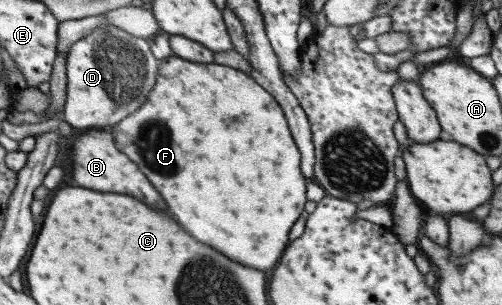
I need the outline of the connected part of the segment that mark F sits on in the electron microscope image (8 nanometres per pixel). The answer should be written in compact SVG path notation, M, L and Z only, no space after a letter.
M172 54L172 56L167 56L158 62L154 85L147 94L145 102L141 104L141 108L137 108L135 112L131 112L131 116L124 116L119 122L112 125L110 134L112 140L115 140L115 144L117 144L117 150L125 152L129 156L129 160L133 160L137 164L137 168L141 168L145 178L161 194L163 202L167 204L167 210L175 216L175 222L187 234L191 234L195 240L219 250L223 256L235 260L243 266L249 266L255 270L269 270L269 268L274 268L283 248L287 246L287 240L289 240L287 232L289 232L291 224L299 218L306 202L306 178L299 174L299 152L297 152L297 148L289 136L289 130L287 130L287 124L283 118L284 114L281 112L281 107L275 102L275 99L246 73L215 63L187 62Z

